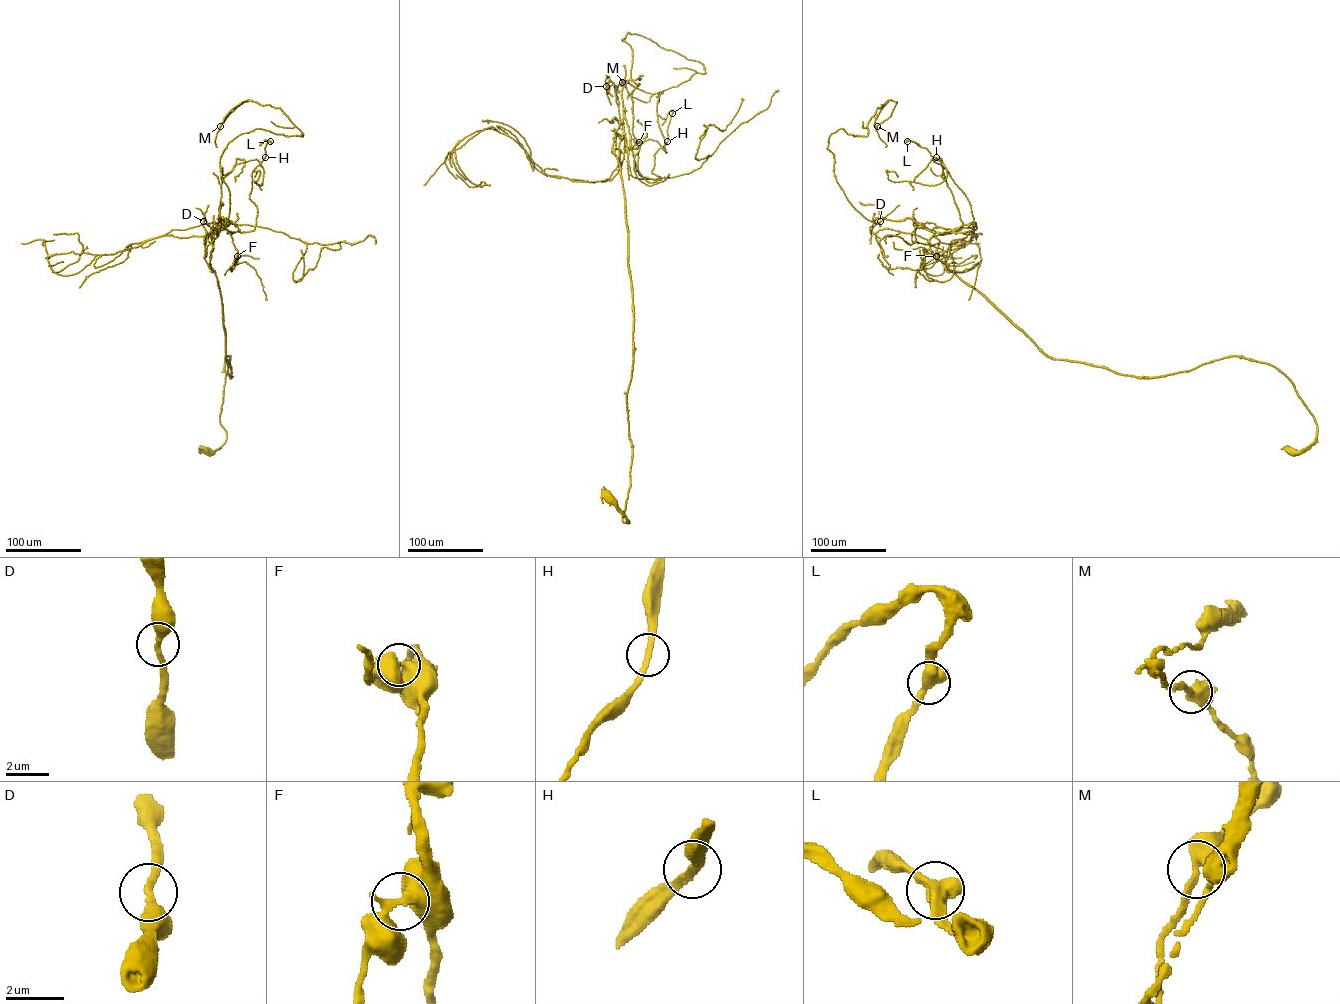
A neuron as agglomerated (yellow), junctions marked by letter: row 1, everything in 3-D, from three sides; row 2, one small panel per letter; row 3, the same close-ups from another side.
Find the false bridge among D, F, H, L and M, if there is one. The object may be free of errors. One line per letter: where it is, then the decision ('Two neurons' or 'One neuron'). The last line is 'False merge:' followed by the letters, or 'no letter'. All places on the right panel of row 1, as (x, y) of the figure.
D: Place: (880, 221). One neuron
F: Place: (936, 256). One neuron
H: Place: (936, 157). One neuron
L: Place: (907, 141). One neuron
M: Place: (877, 126). One neuron
False merge: no letter

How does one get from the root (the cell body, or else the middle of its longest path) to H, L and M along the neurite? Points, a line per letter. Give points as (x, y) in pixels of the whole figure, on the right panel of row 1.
H: (1291, 450), (1317, 425), (1268, 364), (1138, 377), (1045, 354), (911, 219), (973, 231), (936, 157)
L: (1291, 450), (1317, 425), (1268, 364), (1045, 354), (931, 250), (911, 219), (972, 232), (971, 205), (908, 141)
M: (1291, 450), (1317, 425), (1270, 364), (1050, 358), (933, 232), (865, 218), (827, 147), (888, 100), (877, 126)

